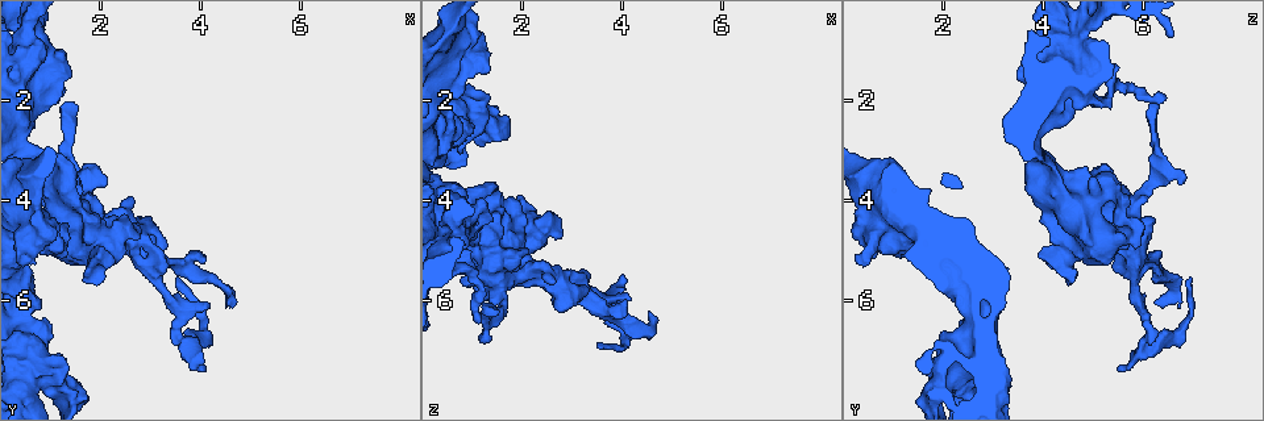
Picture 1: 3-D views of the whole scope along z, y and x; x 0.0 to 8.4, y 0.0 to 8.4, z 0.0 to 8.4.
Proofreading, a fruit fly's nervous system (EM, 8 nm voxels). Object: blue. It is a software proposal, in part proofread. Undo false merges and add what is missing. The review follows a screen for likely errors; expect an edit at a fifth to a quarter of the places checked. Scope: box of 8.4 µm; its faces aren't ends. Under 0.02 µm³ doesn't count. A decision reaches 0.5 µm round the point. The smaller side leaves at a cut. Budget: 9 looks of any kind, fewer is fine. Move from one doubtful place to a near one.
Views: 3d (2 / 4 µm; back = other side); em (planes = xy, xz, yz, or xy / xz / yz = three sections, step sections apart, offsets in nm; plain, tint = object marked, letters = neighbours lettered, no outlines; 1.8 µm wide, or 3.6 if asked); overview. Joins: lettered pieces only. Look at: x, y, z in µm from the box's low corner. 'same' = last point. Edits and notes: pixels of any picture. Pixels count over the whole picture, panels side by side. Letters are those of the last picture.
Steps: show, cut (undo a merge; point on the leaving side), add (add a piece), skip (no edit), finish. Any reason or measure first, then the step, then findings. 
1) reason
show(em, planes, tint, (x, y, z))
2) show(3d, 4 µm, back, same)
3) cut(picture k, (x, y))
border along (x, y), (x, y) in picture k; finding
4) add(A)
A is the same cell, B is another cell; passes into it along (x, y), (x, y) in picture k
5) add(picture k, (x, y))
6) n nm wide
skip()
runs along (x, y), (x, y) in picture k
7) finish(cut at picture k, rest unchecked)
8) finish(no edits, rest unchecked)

tapers out
show(em, planes, letters, (4.05, 7.40, 5.50))

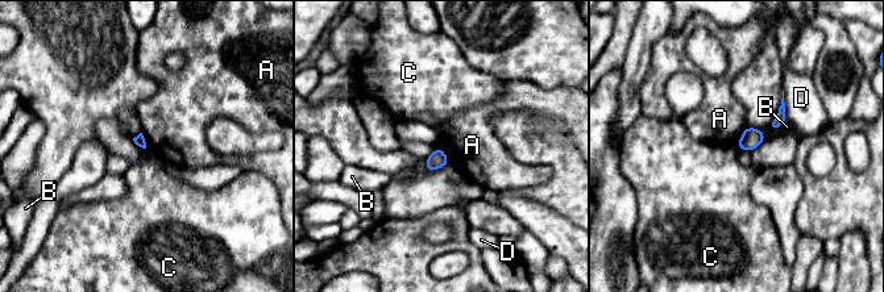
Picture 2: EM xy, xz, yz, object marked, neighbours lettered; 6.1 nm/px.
skip()
A, B, C and D are other cells; no lettered piece goes on from it

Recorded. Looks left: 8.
arms run side by side
show(em, planes, letters, (0.70, 0.70, 4.45))

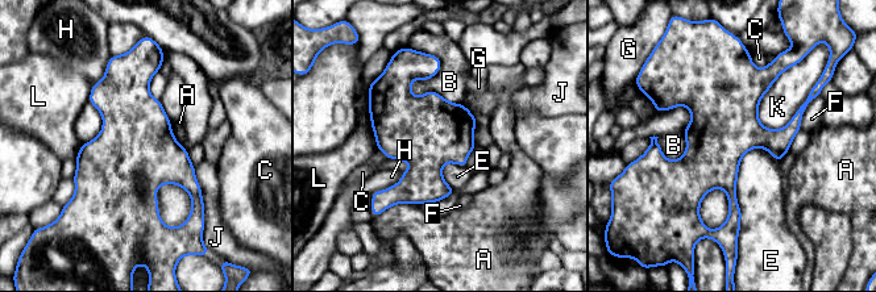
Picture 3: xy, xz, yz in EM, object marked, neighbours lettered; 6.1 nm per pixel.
420 nm wide
skip()
A, B, C, E, F, G, H, J, K and L are other cells; border along (759, 146), (739, 166), (738, 236) in picture 3; one neuron here

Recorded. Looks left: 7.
closes a loop
show(em, planes, plain, (1.05, 1.95, 6.15))

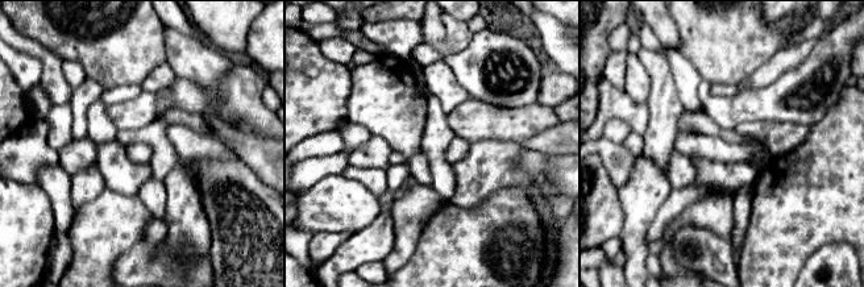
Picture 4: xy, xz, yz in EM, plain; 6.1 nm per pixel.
what lies round it
show(em, planes, letters, same)

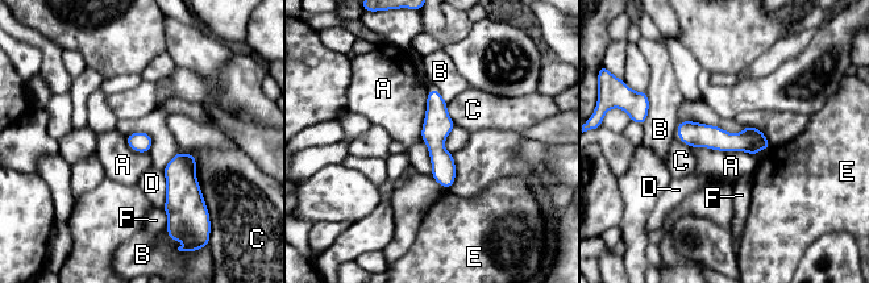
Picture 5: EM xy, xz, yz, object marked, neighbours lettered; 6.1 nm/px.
130 nm wide
skip()
A, B, C, D, E and F are other cells; border along (691, 146), (748, 152), (755, 157) in picture 5; continuous, no second neuron

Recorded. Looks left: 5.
thick turns thin
show(3d, 4 µm, (1.00, 3.75, 4.25))

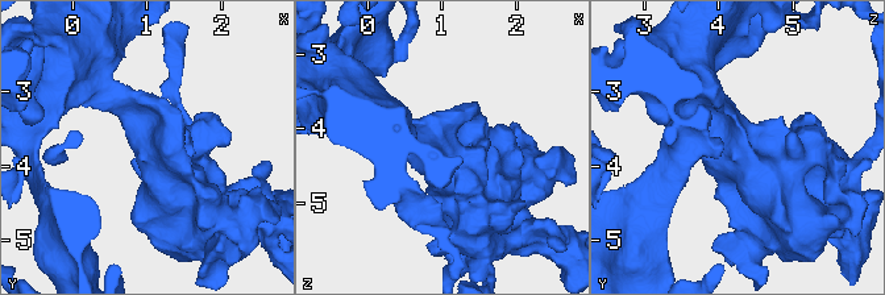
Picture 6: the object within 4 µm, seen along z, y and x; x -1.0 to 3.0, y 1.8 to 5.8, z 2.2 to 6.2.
show(em, 3.6 µm, planes, tint, (1.00, 3.70, 4.20))

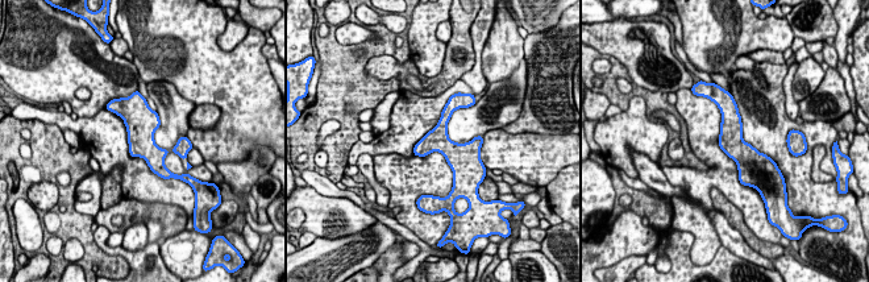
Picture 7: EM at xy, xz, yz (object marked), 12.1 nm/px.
what lies round it
show(em, 3.6 µm, planes, letters, same)

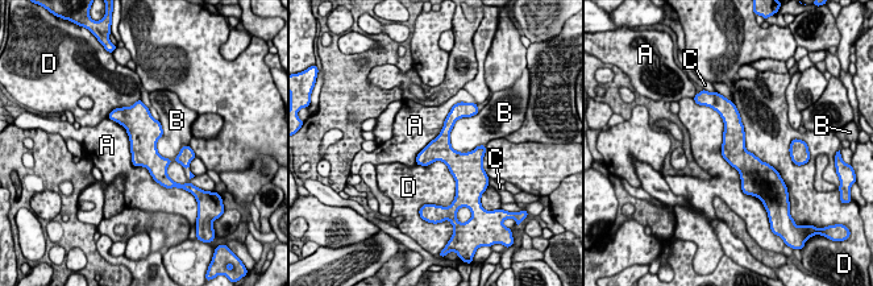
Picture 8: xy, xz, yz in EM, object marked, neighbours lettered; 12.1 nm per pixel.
280 nm wide
skip()
A, B, C and D are other cells; runs along (730, 108), (745, 181) in picture 8; continuous, no second neuron

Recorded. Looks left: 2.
finish(no edits, rest unchecked)

